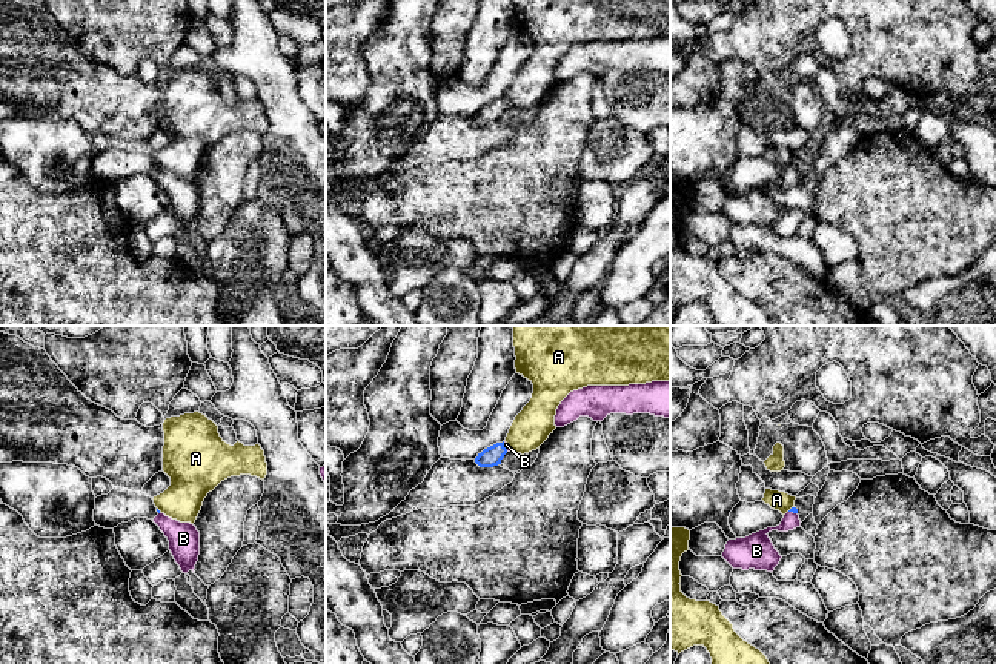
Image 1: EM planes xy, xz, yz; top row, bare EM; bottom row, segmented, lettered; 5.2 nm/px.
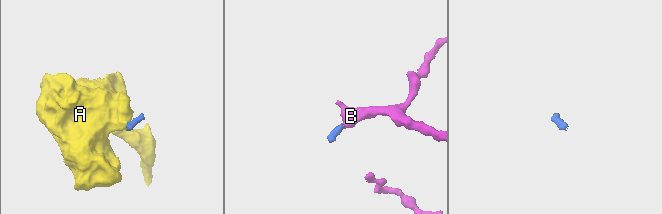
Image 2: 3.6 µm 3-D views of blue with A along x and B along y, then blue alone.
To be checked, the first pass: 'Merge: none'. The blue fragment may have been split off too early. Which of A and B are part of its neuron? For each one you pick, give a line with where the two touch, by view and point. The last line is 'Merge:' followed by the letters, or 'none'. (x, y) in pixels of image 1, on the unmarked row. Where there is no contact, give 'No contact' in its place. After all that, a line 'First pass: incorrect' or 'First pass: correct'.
B: Touches blue at xz (503, 102)
Merge: B
First pass: incorrect

